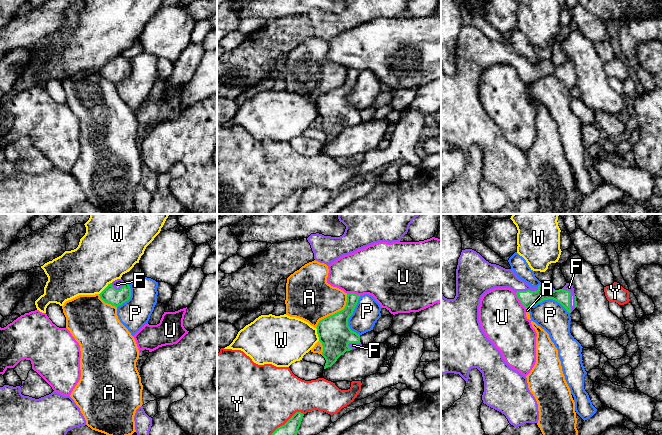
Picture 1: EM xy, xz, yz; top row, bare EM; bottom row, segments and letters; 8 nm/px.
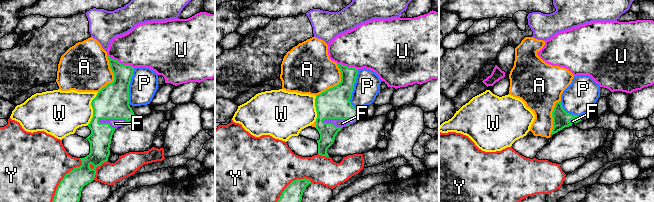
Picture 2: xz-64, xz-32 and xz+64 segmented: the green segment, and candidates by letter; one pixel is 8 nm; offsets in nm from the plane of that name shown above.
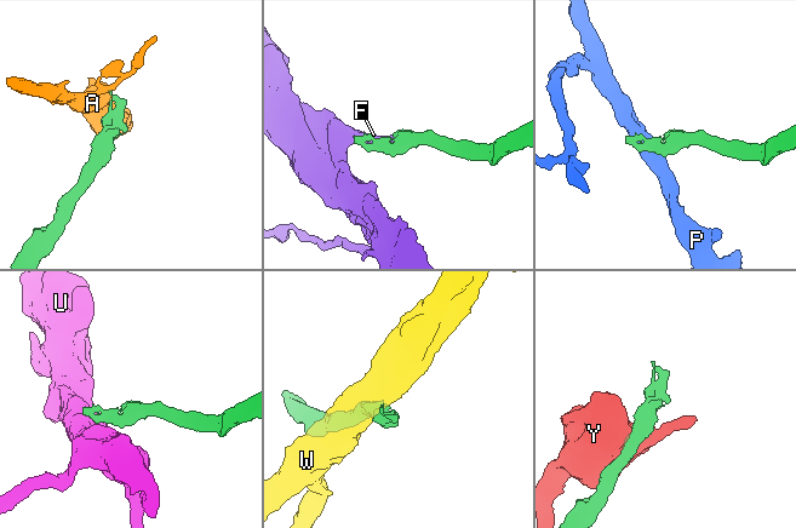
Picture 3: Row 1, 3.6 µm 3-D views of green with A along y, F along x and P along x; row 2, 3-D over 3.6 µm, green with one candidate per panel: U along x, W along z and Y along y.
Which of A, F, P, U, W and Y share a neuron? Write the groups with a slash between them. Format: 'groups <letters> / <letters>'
groups A / F / P / U / W / Y

